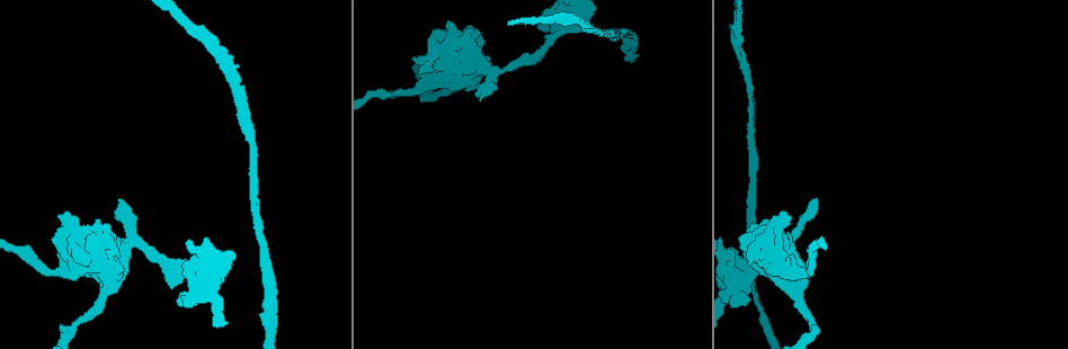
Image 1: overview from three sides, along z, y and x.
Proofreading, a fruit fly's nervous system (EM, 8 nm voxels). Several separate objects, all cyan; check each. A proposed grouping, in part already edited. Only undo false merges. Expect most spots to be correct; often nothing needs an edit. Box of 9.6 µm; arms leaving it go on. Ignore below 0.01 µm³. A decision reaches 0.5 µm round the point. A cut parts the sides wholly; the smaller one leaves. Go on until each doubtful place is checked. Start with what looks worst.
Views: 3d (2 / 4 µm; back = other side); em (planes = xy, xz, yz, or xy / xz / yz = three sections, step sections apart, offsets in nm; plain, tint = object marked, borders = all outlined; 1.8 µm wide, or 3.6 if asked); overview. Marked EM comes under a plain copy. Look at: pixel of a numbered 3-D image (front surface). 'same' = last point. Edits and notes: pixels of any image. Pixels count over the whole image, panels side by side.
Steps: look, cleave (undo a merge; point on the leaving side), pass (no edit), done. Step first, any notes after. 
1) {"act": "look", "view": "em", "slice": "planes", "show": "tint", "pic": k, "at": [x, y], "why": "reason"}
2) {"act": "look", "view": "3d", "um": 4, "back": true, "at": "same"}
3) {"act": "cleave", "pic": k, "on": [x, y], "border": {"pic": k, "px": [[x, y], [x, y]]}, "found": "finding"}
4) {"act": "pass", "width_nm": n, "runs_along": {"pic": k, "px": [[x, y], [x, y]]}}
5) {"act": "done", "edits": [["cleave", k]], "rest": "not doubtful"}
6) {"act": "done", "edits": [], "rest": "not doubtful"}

{"act": "look", "view": "em", "um": 3.6, "slice": "planes", "show": "borders", "pic": 1, "at": [450, 71], "why": "sudden change in width"}

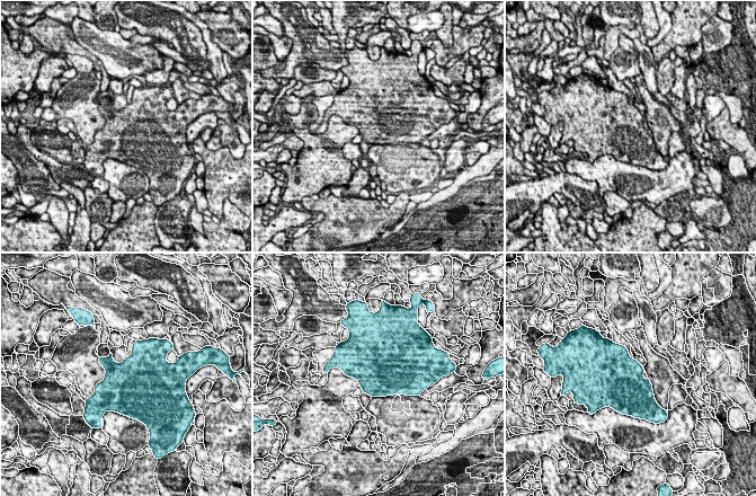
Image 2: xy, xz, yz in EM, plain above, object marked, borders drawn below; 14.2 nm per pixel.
{"act": "pass", "found": "continuous, no second cell"}

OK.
{"act": "look", "view": "3d", "um": 4, "pic": 1, "at": [434, 46]}

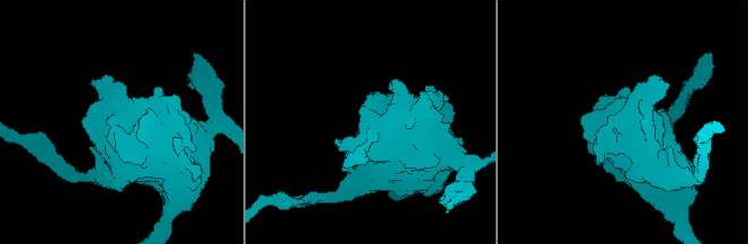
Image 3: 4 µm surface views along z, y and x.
{"act": "look", "view": "em", "um": 3.6, "slice": "xz", "step": 4, "show": "tint", "pic": 3, "at": [625, 120], "why": "shape alone is not enough"}

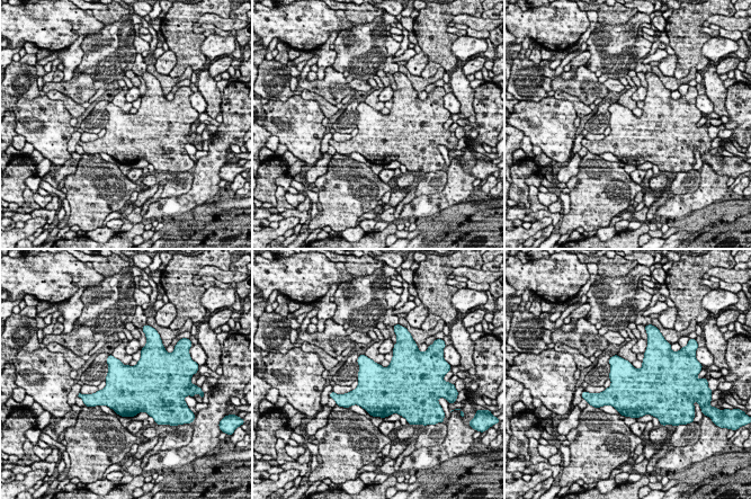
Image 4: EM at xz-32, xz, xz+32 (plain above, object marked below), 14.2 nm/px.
{"act": "look", "view": "em", "um": 3.6, "slice": "planes", "show": "tint", "at": "same"}

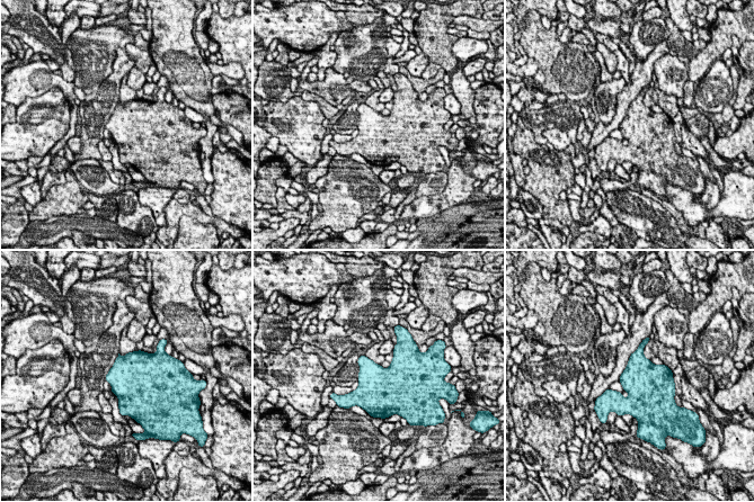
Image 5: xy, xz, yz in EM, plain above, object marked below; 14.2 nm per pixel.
{"act": "pass", "found": "all the same cell"}

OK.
{"act": "look", "view": "3d", "um": 4, "pic": 1, "at": [739, 274], "why": "calibre changes"}

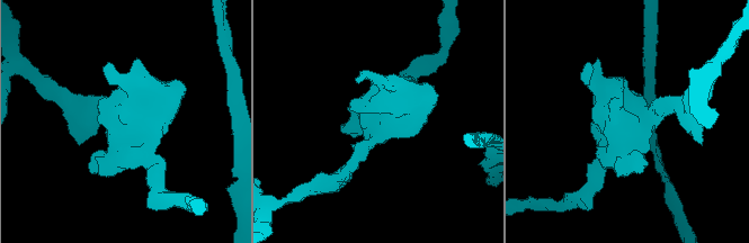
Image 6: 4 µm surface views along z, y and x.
{"act": "look", "view": "em", "um": 3.6, "slice": "planes", "show": "borders", "pic": 6, "at": [628, 121]}

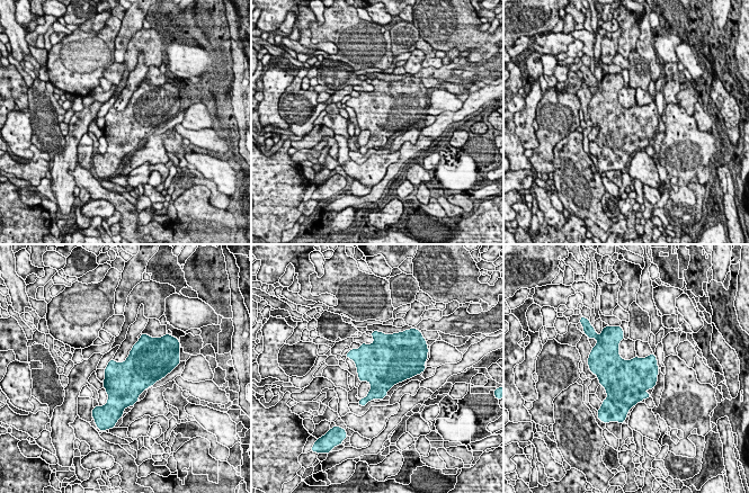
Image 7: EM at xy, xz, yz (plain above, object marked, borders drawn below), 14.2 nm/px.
{"act": "pass", "found": "continuous, no second cell"}

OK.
{"act": "look", "view": "em", "um": 3.6, "slice": "planes", "show": "tint", "pic": 1, "at": [505, 68], "why": "two arms in line, one across"}

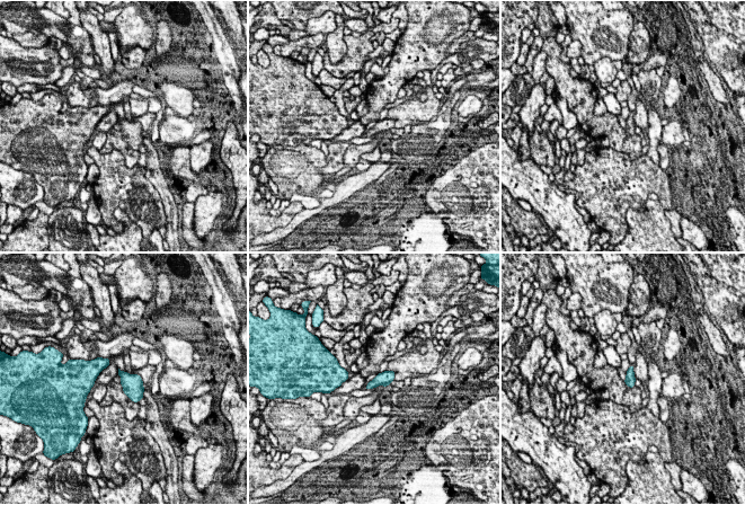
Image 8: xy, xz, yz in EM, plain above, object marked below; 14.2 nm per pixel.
{"act": "pass", "found": "all the same cell"}

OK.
{"act": "done", "edits": [], "rest": "not doubtful"}

